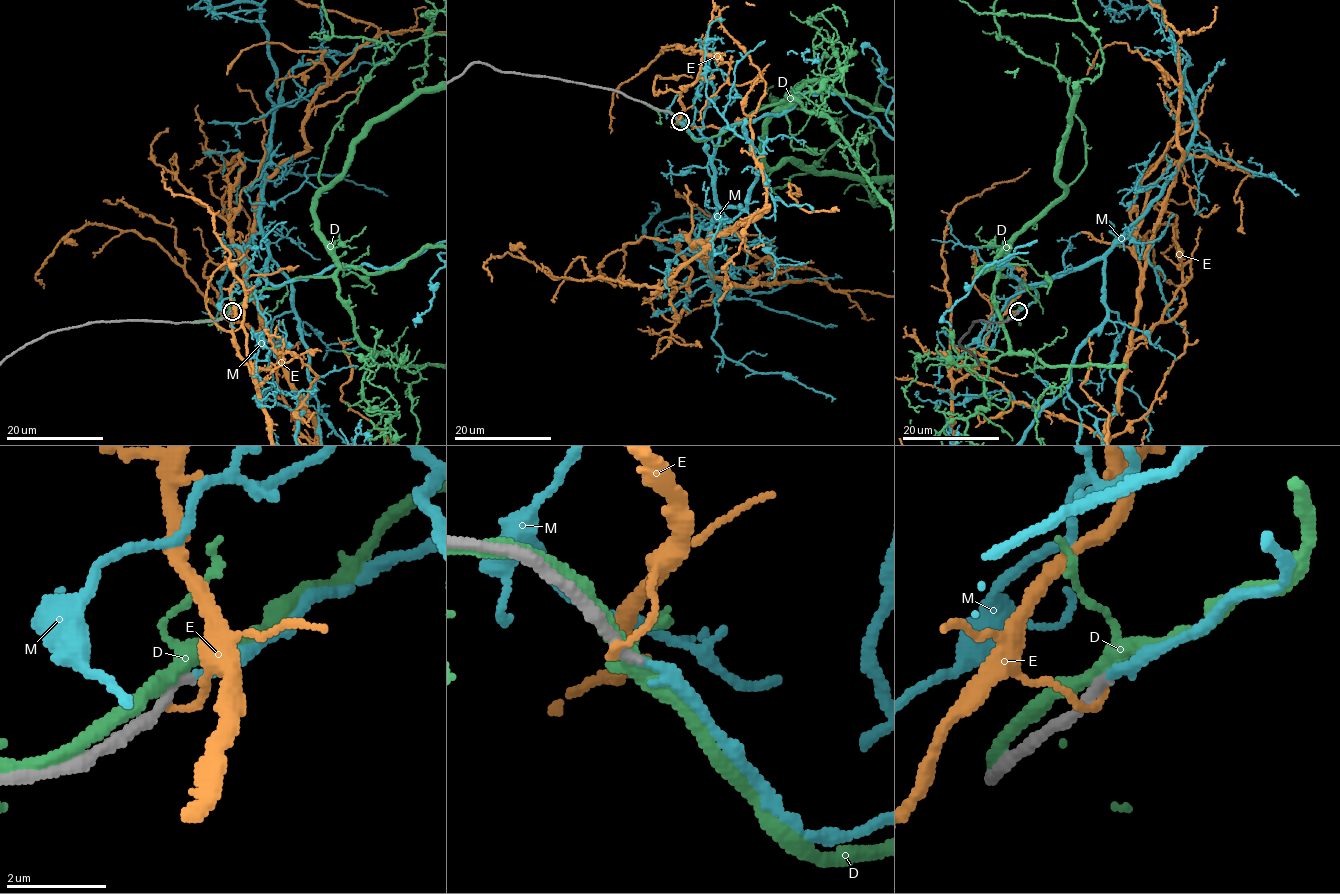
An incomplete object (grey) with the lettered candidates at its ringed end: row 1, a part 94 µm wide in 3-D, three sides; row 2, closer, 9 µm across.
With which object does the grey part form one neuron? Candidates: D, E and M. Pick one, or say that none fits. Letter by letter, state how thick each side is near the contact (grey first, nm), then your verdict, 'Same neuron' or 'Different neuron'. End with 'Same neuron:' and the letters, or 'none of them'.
D: Thickness 240 nm (grey) against 280 nm. Different neuron
E: Thickness 280 nm (grey) against 140 nm. Different neuron
M: Thickness 240 nm (grey) against 220 nm. Same neuron
Same neuron: M

